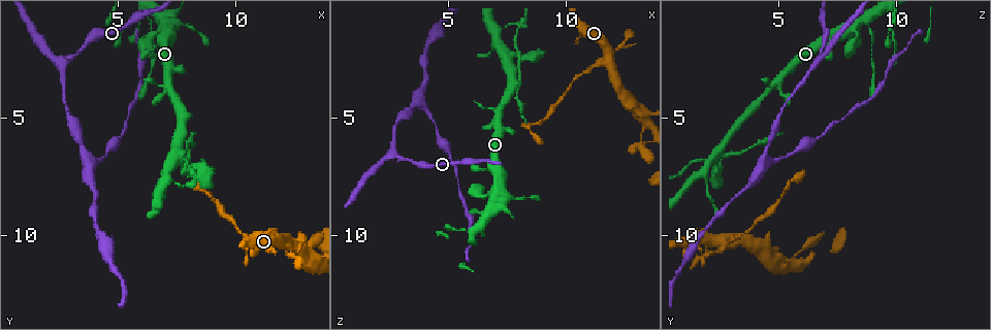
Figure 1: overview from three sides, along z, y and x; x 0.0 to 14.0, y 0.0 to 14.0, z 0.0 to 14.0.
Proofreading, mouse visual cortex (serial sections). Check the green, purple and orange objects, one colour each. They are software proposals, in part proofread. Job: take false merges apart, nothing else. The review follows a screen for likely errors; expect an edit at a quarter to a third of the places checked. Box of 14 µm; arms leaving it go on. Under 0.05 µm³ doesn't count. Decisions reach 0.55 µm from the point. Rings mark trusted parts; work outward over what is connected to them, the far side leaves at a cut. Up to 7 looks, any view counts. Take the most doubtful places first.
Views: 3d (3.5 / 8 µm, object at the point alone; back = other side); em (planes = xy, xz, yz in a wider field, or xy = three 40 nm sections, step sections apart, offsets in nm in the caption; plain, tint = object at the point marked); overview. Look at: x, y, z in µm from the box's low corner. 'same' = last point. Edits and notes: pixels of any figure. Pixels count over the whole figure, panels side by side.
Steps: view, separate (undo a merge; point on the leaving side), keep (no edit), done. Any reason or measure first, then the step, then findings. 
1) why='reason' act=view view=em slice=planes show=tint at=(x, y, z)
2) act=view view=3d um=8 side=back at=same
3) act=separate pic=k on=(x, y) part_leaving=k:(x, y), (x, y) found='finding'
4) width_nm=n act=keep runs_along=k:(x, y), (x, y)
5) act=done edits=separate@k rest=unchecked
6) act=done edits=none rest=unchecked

why='three arms meet' act=view view=3d um=3.5 at=(3.0, 2.5, 6.7)

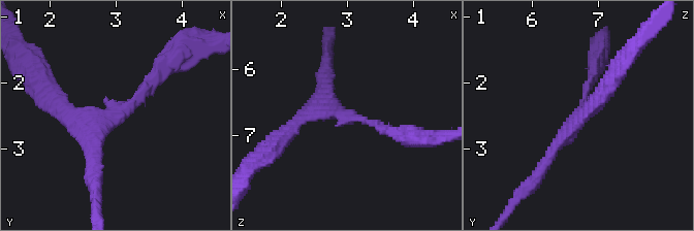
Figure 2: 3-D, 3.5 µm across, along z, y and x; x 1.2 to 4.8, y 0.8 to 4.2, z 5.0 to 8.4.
arms=3 act=keep runs_along=2:(160, 75), (93, 138), (93, 173) found='continuous, no second cell'

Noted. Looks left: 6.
why='two arms at a narrow angle' act=view view=3d um=3.5 at=(7.4, 6.6, 2.4)

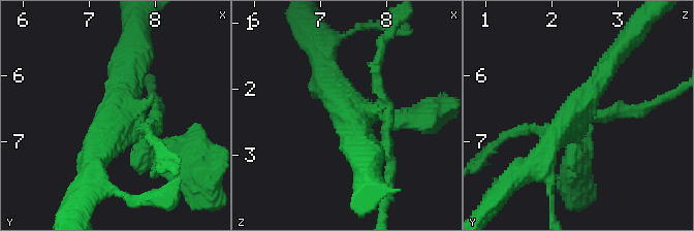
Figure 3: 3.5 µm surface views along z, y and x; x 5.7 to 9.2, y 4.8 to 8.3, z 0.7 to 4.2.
act=view view=em slice=xy step=3 show=tint at=(7.50, 6.60, 2.35)

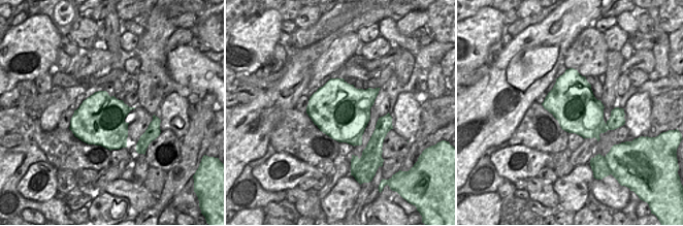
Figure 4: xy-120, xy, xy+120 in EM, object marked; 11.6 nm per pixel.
act=separate pic=3 on=(616, 114) part_leaving=3:(148, 128), (157, 122), (154, 99) found='a second cell is stuck on'

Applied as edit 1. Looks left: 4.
act=view view=overview

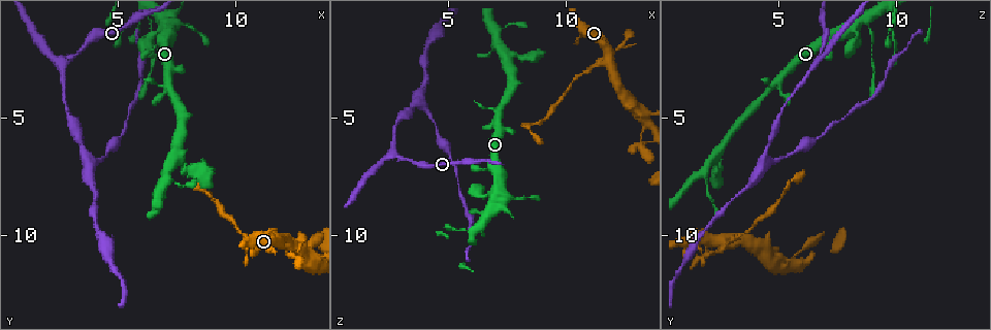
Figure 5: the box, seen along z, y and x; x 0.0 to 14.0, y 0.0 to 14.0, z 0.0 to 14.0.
why='small branch off a trunk' act=view view=3d um=8 at=(3.8, 6.8, 4.4)

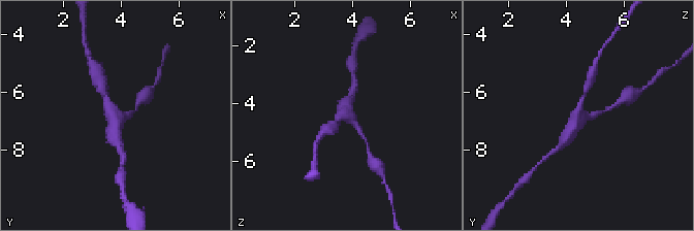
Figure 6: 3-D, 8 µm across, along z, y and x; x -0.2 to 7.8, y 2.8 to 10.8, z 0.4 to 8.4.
arms=3 arm_widths_nm=150,200,450 act=view view=em slice=xy step=3 show=tint at=(3.8, 6.9, 4.5)

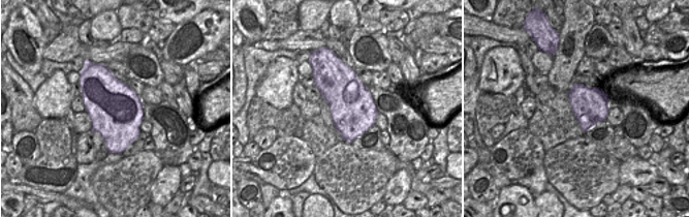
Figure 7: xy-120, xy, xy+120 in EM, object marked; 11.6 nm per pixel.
width_nm=550 act=keep runs_along=6:(586, 93), (579, 118), (564, 142) found='continuous, no second cell'

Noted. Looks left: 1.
act=done edits=separate@3 rest=unchecked

